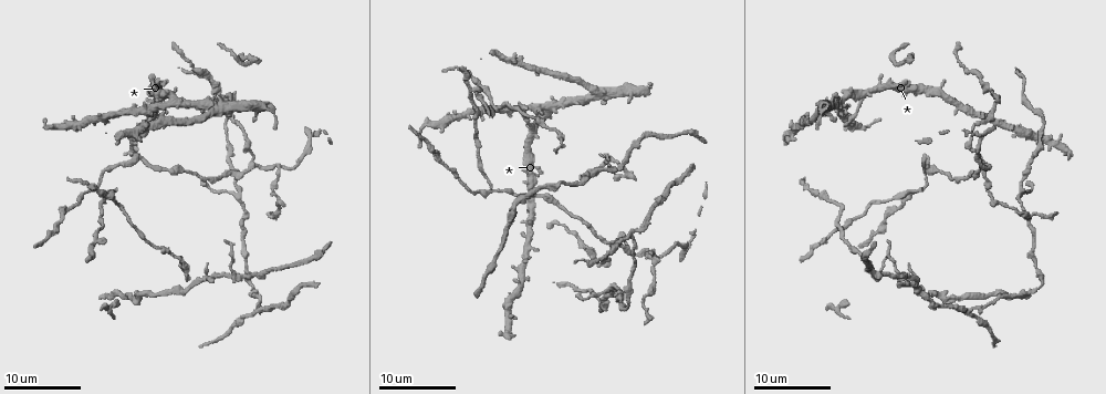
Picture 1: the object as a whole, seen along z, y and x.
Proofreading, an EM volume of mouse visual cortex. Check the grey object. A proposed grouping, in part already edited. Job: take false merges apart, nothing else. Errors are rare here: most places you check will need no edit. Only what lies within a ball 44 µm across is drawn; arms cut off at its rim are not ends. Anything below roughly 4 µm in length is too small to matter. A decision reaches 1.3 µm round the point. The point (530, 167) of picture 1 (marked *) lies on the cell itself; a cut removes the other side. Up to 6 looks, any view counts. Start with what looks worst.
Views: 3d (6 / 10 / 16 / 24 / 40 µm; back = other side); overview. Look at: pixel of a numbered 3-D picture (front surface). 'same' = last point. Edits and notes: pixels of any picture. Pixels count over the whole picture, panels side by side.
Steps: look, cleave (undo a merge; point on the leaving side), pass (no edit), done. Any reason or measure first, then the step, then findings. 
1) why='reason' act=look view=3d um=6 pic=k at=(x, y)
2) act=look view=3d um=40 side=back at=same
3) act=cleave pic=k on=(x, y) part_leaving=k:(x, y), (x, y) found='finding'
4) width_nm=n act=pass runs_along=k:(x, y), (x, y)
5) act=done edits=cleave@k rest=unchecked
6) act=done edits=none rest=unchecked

why='four arms meet' act=look view=3d um=6 pic=1 at=(235, 272)

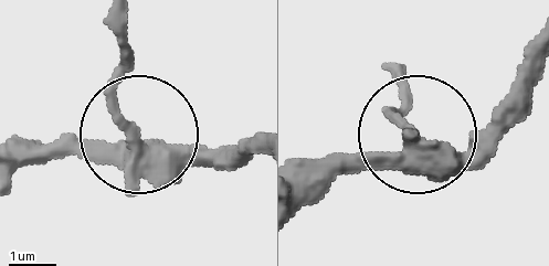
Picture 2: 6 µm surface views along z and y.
width_nm=360 act=cleave pic=2 on=(127, 63) part_leaving=2:(124, 121), (112, 89), (124, 42), (116, 19) found='a second cell is stuck on'

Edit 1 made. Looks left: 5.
why='two arms in line, one across' act=look view=3d um=6 pic=1 at=(278, 169)

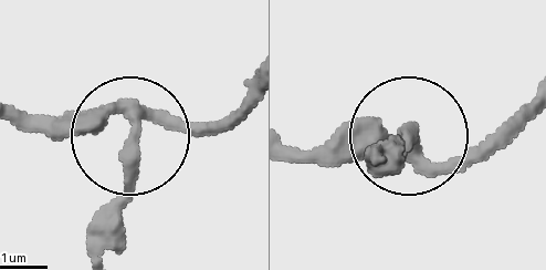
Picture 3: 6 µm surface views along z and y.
why='other side' act=look view=3d um=6 side=back pic=3 at=(132, 131)

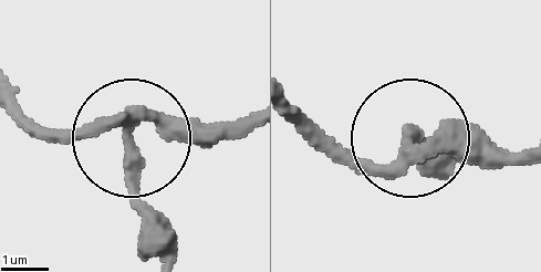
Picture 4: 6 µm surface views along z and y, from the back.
act=pass runs_along=4:(527, 148), (407, 148), (360, 165), (304, 140) found='all the same cell'

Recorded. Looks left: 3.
why='looks like a crossing' act=look view=3d um=10 pic=1 at=(235, 191)

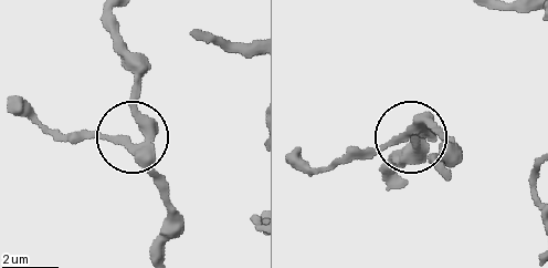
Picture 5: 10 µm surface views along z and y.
side_arm_um=5 act=pass found='all the same cell'

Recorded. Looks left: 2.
act=done edits=cleave@2 rest=unchecked

